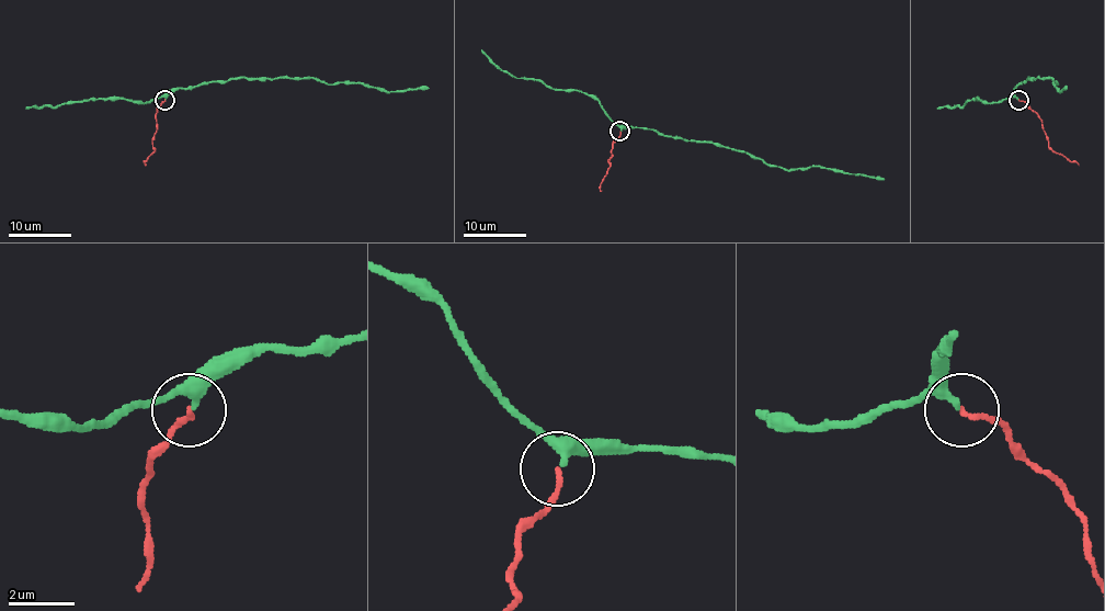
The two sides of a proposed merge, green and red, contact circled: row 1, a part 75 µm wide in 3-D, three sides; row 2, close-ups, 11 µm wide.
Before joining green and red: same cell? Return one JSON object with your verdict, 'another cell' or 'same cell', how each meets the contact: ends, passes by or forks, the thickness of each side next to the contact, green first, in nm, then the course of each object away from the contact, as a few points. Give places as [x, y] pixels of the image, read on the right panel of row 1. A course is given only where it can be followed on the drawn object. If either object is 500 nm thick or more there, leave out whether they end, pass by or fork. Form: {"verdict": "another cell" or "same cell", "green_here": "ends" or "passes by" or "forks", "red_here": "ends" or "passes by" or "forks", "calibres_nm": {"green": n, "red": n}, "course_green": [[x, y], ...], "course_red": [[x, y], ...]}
{"verdict": "same cell", "green_here": "passes by", "red_here": "ends", "calibres_nm": {"green": 220, "red": 140}, "course_green": [[1017, 100], [1014, 89], [1028, 78], [1051, 78], [1061, 92], [1067, 88]], "course_red": [[1018, 100], [1024, 100], [1043, 122], [1048, 147], [1078, 166]]}

